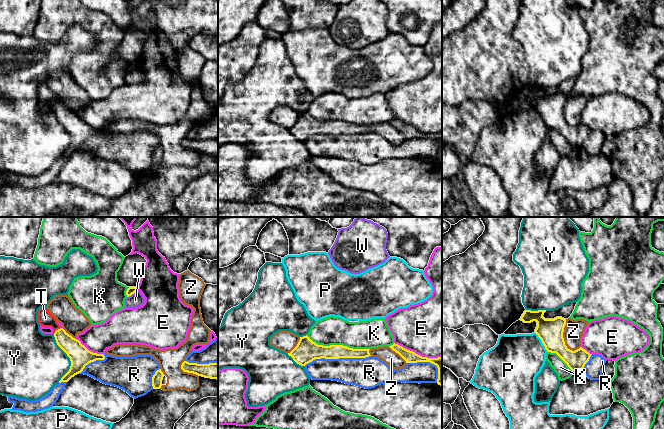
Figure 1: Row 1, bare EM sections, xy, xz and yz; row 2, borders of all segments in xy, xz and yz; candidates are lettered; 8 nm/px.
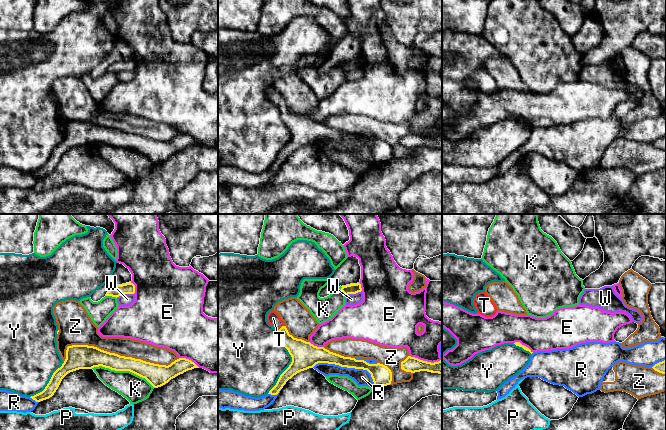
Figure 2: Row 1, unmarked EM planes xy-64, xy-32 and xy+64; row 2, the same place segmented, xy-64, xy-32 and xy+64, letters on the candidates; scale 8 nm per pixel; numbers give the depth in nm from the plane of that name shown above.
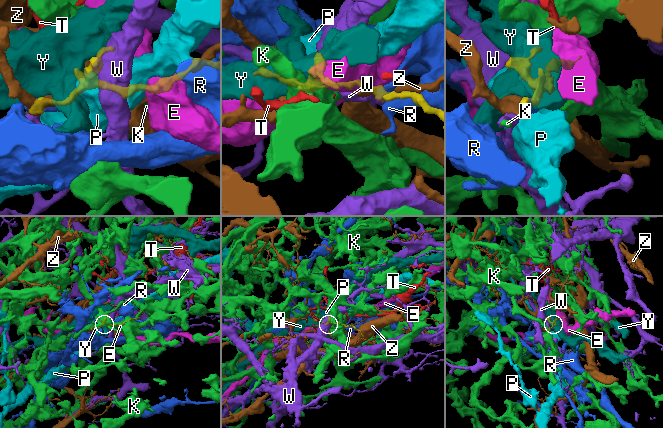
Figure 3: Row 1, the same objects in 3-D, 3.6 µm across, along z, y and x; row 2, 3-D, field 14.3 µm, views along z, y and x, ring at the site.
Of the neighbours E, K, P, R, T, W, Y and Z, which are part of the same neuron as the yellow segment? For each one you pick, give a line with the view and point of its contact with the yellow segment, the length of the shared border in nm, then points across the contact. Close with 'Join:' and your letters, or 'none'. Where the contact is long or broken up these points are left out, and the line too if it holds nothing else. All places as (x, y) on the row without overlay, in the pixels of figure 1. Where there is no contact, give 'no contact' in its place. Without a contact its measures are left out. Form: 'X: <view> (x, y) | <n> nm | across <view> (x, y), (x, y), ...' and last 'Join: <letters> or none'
T: xy (56, 106) | 90 nm | across xy (77, 128), (56, 106), (45, 94)
Join: T

